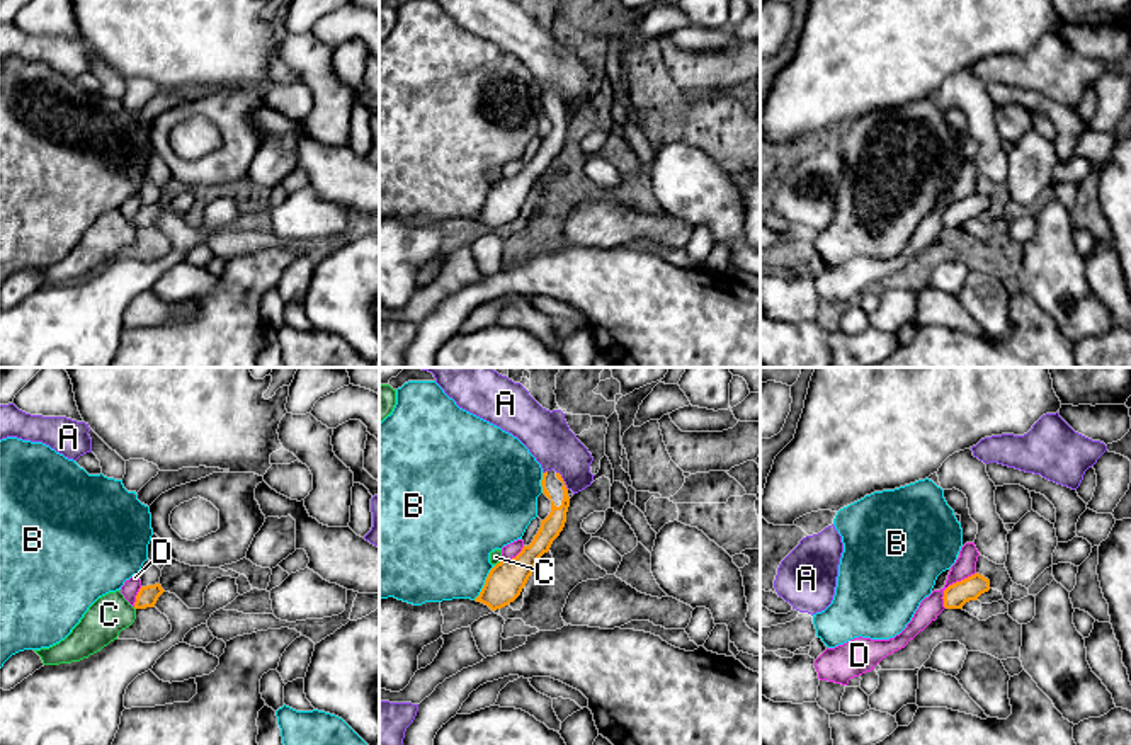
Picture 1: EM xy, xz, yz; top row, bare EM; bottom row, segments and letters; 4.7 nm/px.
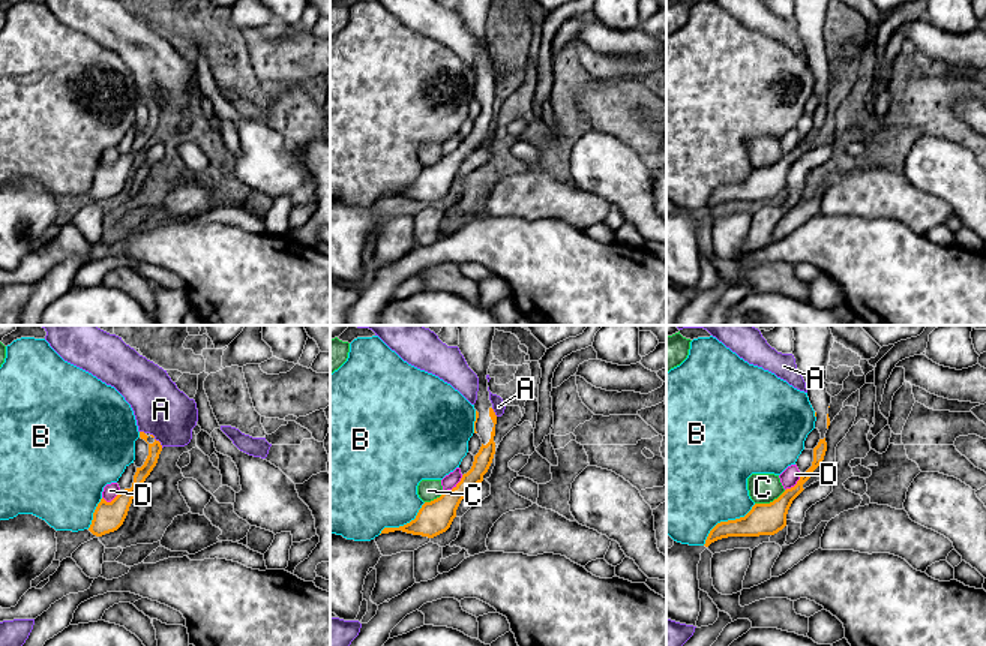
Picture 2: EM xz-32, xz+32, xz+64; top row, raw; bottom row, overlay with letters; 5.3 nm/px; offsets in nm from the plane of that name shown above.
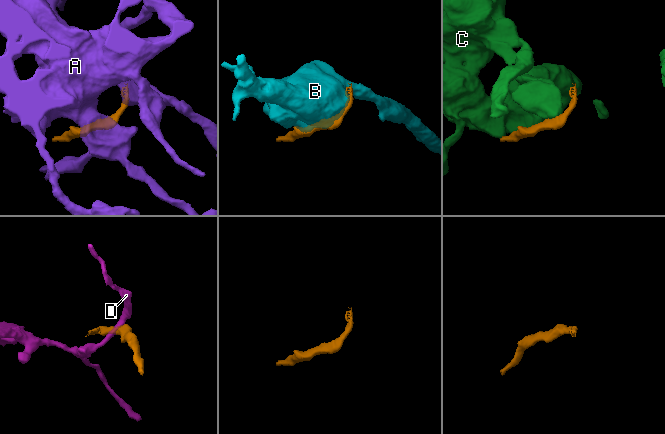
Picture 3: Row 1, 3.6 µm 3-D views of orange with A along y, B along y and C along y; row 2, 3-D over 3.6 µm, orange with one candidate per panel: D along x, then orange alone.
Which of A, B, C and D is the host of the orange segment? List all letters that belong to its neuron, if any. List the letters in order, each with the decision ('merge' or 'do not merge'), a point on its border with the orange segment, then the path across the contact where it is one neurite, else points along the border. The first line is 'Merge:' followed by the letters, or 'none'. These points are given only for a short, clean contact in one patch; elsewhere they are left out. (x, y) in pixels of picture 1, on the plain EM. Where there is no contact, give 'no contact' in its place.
Merge: none
A: do not merge; contact xz (562, 99); border xz (556, 90), (568, 108)
B: do not merge; contact xz (485, 201)
C: do not merge; contact xz (500, 181); border xz (502, 177), (495, 184)
D: do not merge; contact yz (953, 203); border yz (975, 191), (953, 201), (944, 210), (944, 227)

